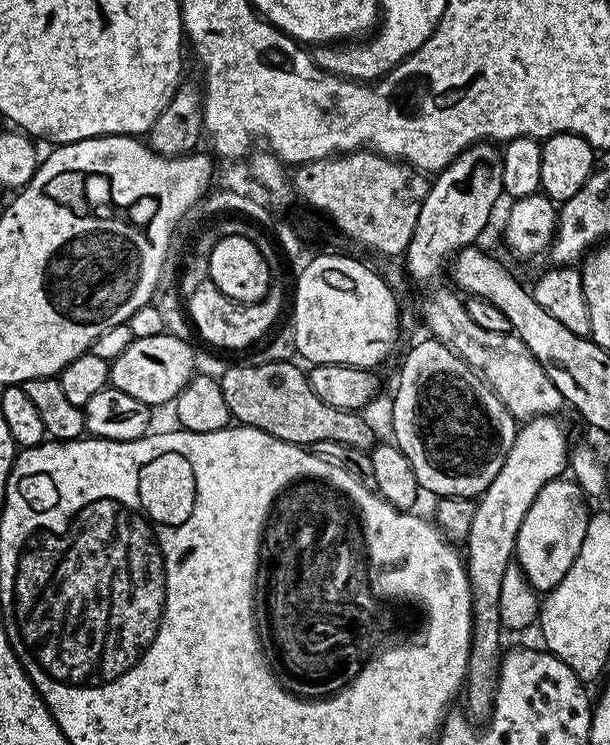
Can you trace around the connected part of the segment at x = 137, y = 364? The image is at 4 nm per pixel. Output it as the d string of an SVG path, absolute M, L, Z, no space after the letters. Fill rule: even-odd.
M171 334L155 336L154 338L136 338L134 342L130 342L130 346L126 346L126 350L122 350L122 354L118 354L116 360L111 361L110 384L111 387L130 394L130 398L138 398L138 402L143 404L149 406L157 406L156 404L171 405L177 394L184 389L185 384L192 379L197 371L195 368L196 356L186 341L179 340L178 337L171 336Z

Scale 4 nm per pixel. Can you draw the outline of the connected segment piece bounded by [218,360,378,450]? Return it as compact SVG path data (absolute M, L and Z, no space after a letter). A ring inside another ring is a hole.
M272 360L269 364L236 364L219 373L218 379L233 421L262 430L282 442L301 446L336 442L363 450L377 443L378 437L360 417L363 415L359 411L335 408L322 402L309 386L305 369L295 368L284 360Z

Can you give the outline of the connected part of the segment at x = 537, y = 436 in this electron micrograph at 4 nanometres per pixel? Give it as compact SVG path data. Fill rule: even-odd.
M553 415L536 416L517 429L501 470L477 501L470 534L464 541L465 568L472 596L472 638L465 676L464 714L476 727L486 724L492 716L497 694L500 659L504 653L503 647L500 648L503 629L499 616L500 588L506 566L515 555L518 530L538 491L546 482L559 479L567 471L570 462L570 443L563 426L556 419Z

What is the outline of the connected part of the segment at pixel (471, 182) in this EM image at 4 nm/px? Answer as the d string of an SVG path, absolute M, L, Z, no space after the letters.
M492 142L472 145L446 165L433 180L436 181L431 181L428 194L418 210L412 241L402 254L402 264L407 275L416 280L438 279L461 248L477 243L480 231L487 226L492 216L492 207L500 191L506 188L502 175L502 156L497 145Z

